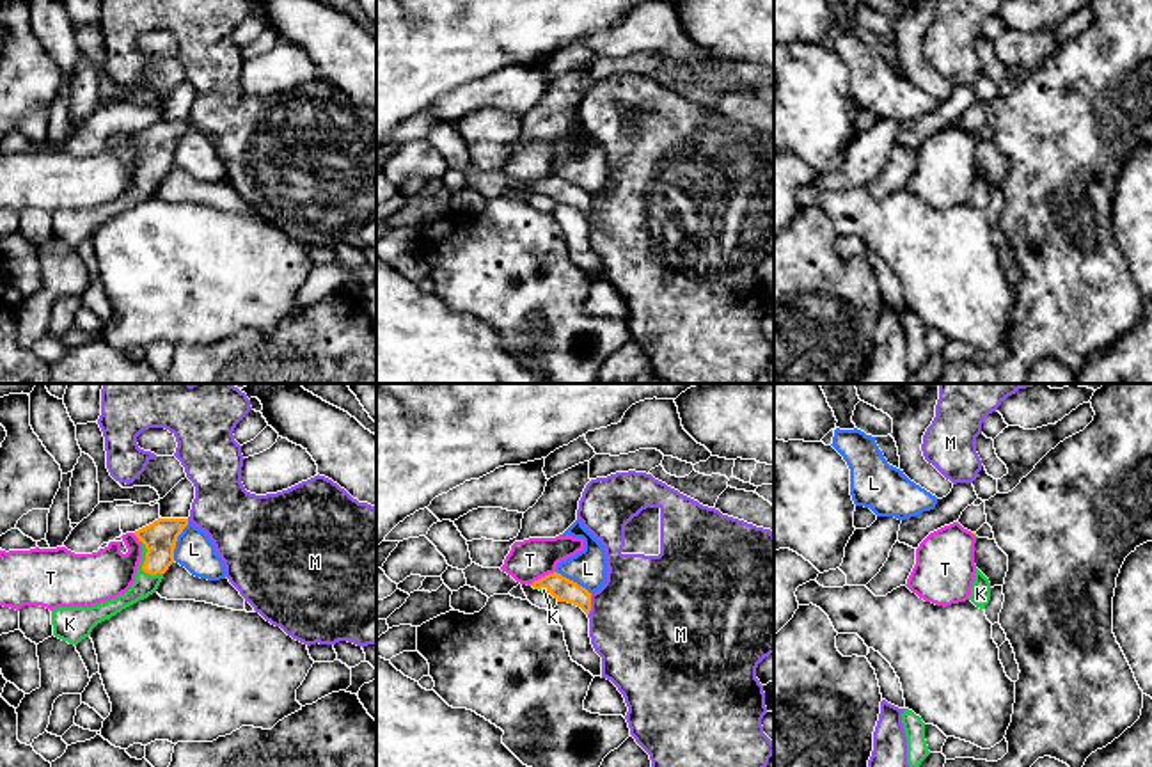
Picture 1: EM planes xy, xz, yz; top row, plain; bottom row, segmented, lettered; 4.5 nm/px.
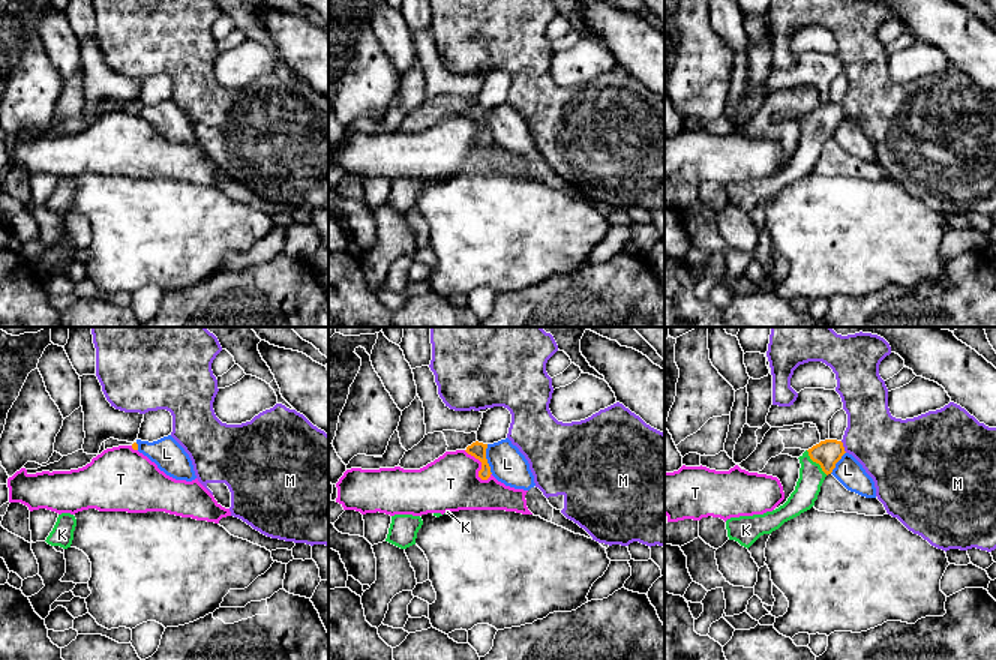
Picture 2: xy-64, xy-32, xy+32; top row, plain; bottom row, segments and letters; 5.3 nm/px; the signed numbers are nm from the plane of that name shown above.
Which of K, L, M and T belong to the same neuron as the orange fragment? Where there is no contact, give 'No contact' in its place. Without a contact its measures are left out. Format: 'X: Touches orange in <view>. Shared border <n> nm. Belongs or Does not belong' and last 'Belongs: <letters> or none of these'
K: Touches orange in xy. Shared border 190 nm. Belongs
L: Touches orange in xy. Shared border 200 nm. Does not belong
M: Touches orange in xz. Shared border 110 nm. Does not belong
T: Touches orange in xz. Shared border 140 nm. Does not belong
Belongs: K

